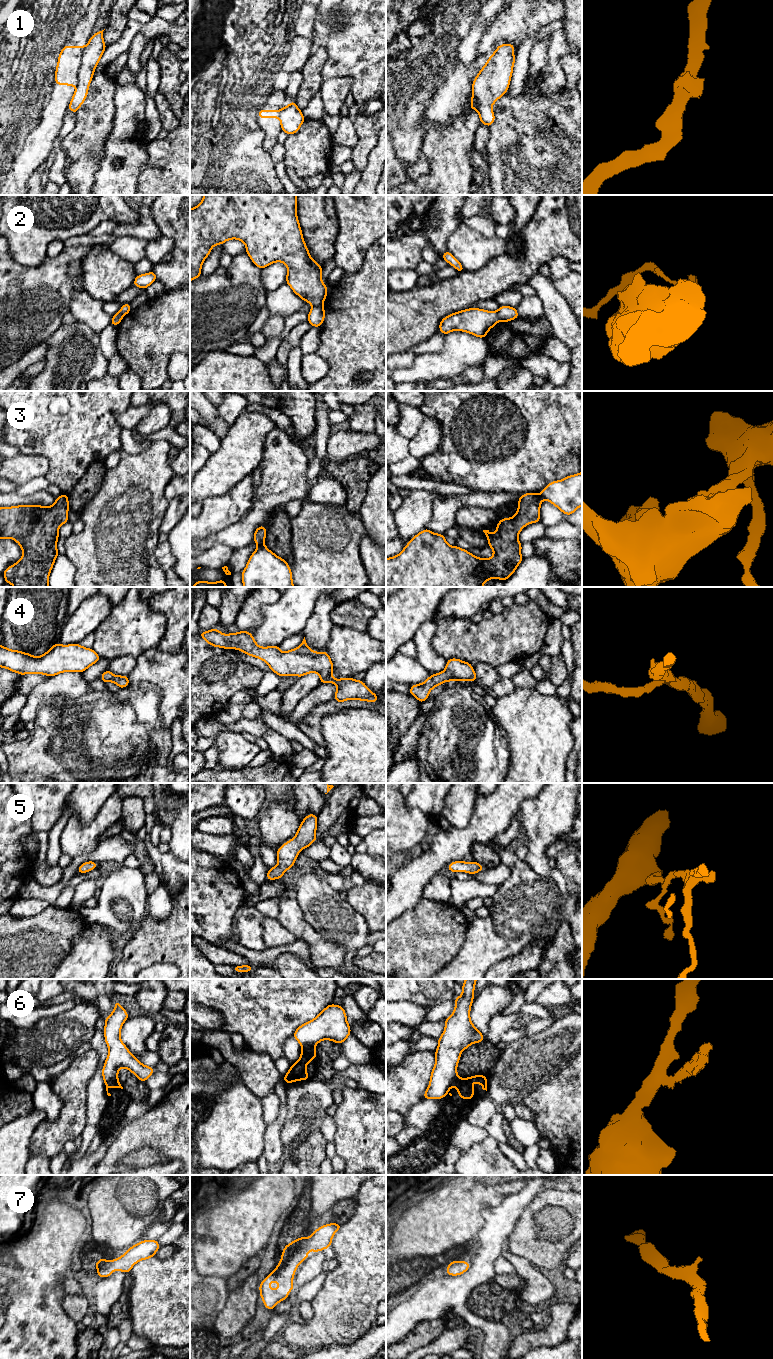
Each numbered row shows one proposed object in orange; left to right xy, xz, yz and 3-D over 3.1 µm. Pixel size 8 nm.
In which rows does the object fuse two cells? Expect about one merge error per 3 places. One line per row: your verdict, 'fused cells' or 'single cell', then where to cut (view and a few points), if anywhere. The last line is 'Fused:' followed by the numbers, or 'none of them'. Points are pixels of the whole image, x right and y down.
1: fused cells | xy (85, 46), (76, 86)
2: fused cells | xz (321, 303), (313, 306)
3: fused cells | xz (263, 544), (258, 546)
4: single cell | no cut
5: single cell | no cut
6: fused cells | xz (315, 1044), (307, 1044), (302, 1048)
7: single cell | no cut
Fused: 1, 2, 3, 6

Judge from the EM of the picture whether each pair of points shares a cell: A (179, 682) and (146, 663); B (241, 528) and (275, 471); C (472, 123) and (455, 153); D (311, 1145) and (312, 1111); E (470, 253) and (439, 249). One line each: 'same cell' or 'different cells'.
A: same cell
B: same cell
C: same cell
D: different cells
E: different cells

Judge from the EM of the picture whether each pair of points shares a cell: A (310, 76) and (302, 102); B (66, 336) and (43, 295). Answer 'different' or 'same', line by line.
A: same
B: different

